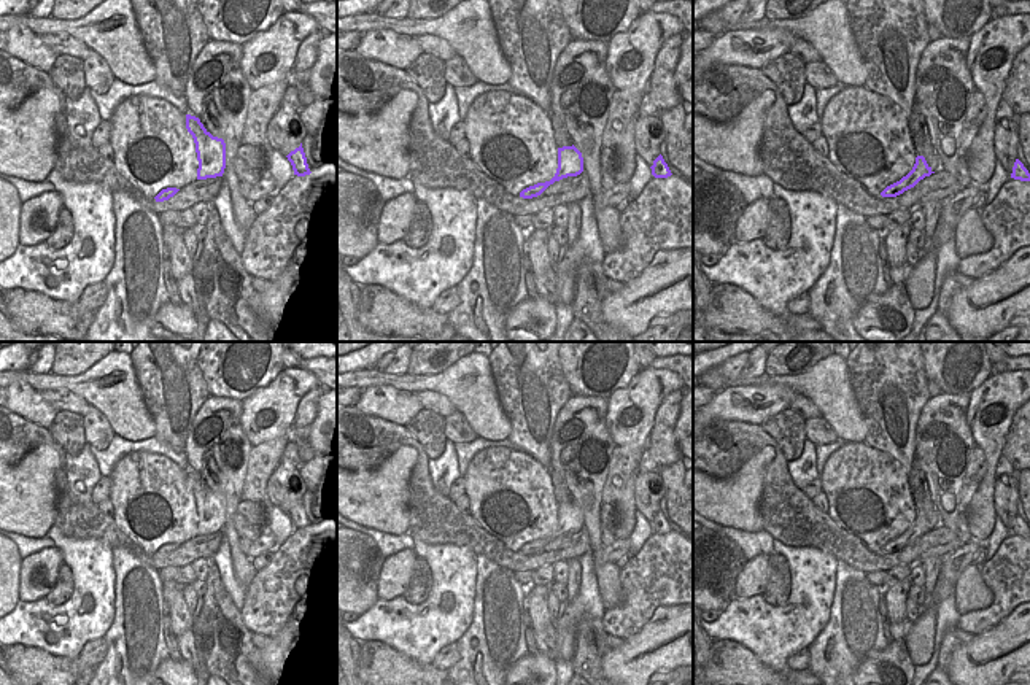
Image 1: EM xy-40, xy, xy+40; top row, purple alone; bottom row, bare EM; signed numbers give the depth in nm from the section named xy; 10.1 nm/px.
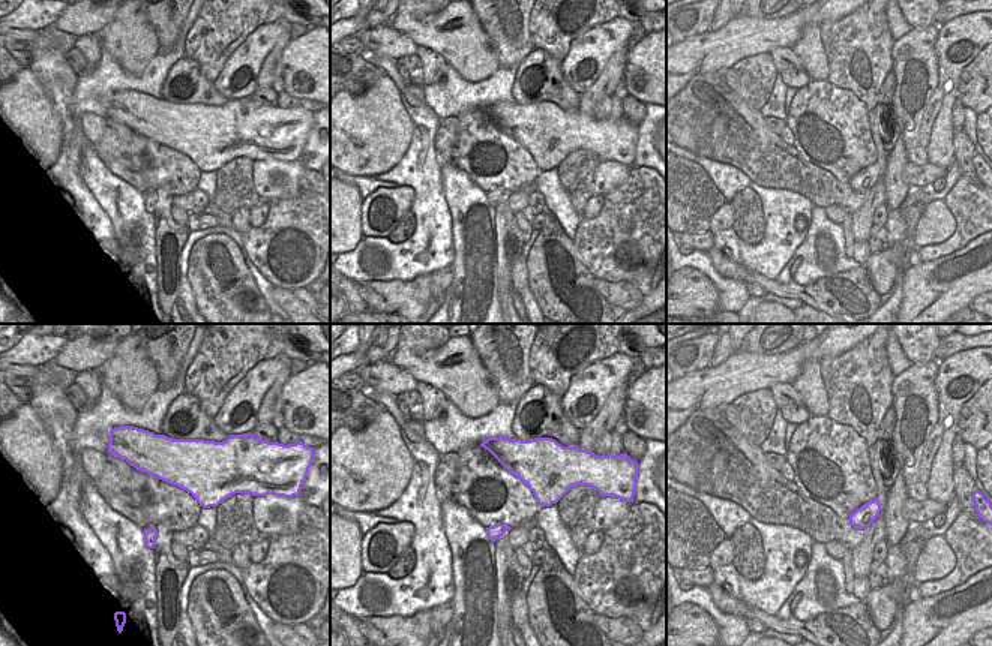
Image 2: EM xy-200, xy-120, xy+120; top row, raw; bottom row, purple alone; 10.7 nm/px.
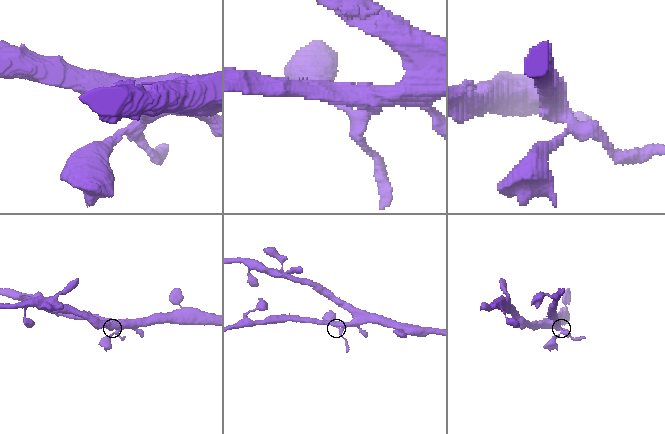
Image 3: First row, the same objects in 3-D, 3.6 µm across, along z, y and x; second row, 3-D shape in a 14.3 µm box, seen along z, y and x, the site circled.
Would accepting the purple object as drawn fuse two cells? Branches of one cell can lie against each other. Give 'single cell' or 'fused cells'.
single cell

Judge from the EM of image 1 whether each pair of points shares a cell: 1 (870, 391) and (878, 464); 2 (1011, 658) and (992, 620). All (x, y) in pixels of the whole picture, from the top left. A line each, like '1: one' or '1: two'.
1: two
2: two

